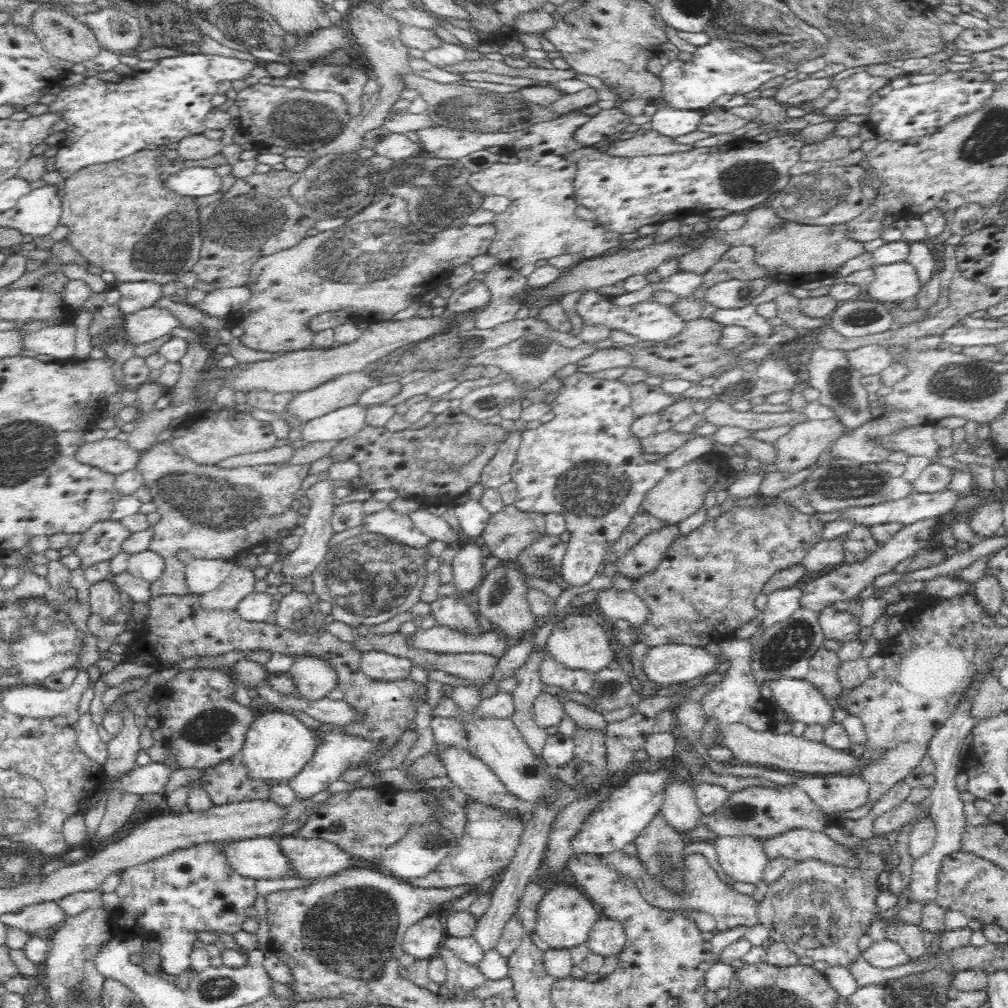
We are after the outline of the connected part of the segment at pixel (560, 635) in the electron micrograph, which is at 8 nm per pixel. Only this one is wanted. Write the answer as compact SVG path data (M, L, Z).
M588 615L567 616L553 626L545 644L547 654L560 664L572 670L584 670L597 673L606 668L613 660L614 652L610 650L610 639L599 621Z

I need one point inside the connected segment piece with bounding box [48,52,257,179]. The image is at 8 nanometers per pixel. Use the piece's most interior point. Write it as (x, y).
(105, 122)

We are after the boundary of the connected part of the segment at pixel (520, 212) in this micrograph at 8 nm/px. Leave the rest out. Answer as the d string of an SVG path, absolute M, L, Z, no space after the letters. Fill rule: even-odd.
M578 111L559 115L556 120L544 121L532 125L532 155L517 151L518 162L496 163L486 170L472 173L472 189L483 195L506 195L509 198L508 208L497 213L492 222L496 237L488 250L489 256L496 256L502 264L508 262L512 270L520 270L526 264L539 260L549 260L554 256L586 252L594 254L598 250L610 250L618 246L604 246L606 228L597 220L586 221L576 217L576 204L572 200L573 178L576 176L574 161L565 160L565 154L581 149L573 139L573 132L591 119ZM594 234L596 238L588 244L582 244L586 236Z

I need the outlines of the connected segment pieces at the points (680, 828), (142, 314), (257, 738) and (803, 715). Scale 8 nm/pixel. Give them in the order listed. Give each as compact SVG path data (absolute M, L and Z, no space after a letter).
M675 780L667 788L662 812L666 822L676 829L676 832L688 837L689 832L699 824L701 812L695 798L695 790L684 780Z
M151 307L134 312L122 313L126 340L128 344L142 344L156 340L170 333L174 328L181 327L180 320L176 319L166 308Z
M276 710L260 716L246 732L241 751L241 762L245 765L249 780L260 781L271 788L288 783L305 768L317 750L313 730L307 728L295 716Z
M777 677L766 684L774 704L780 706L794 721L824 728L833 723L834 708L805 678Z

